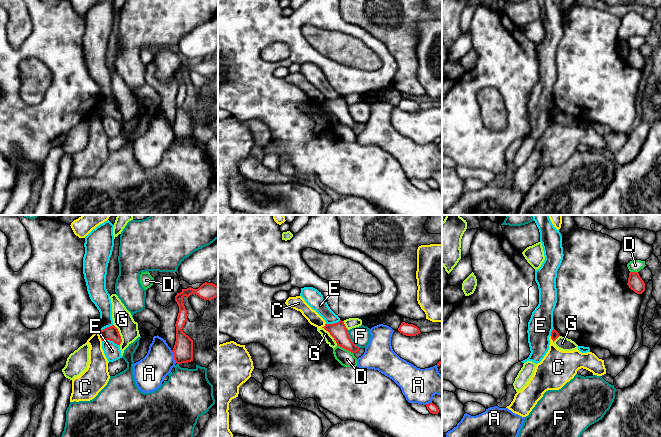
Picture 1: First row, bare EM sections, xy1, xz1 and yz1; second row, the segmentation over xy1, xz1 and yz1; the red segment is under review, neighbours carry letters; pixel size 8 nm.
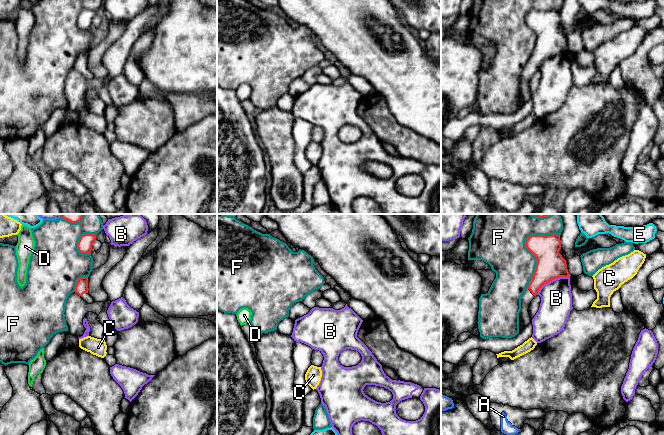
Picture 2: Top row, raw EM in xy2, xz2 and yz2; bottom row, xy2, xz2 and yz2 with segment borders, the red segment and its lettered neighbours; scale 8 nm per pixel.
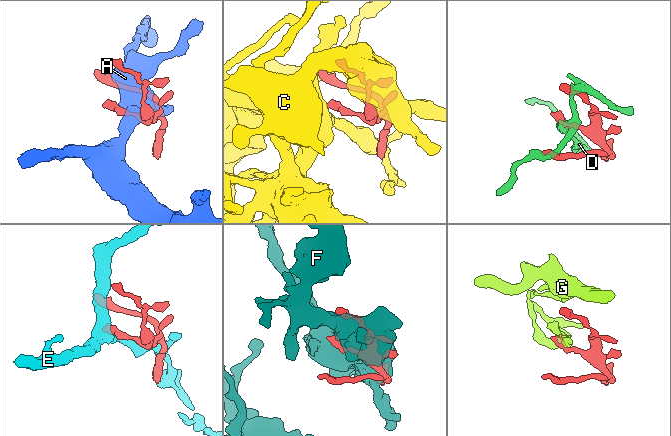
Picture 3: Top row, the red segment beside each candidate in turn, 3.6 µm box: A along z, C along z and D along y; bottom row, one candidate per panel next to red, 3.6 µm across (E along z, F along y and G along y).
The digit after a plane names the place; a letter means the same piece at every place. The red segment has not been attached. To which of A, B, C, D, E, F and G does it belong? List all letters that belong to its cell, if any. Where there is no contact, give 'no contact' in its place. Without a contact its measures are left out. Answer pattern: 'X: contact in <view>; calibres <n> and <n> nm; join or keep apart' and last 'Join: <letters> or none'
A: contact in xy1; calibres 160 and 260 nm; keep apart
B: contact in yz2; calibres 220 and 260 nm; keep apart
C: contact in xy1; calibres 120 and 160 nm; keep apart
D: contact in xz1; calibres 140 and 130 nm; keep apart
E: contact in xy1; calibres 120 and 130 nm; keep apart
F: contact in yz2; calibres 220 and 360 nm; keep apart
G: contact in xy1; calibres 120 and 160 nm; keep apart
Join: none

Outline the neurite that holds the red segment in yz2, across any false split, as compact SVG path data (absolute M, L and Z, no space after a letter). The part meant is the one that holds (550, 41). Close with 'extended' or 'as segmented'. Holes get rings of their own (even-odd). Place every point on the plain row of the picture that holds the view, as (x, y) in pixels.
M531 11L526 15L525 21L528 27L537 34L537 40L533 53L522 71L519 108L531 98L528 85L539 65L556 54L570 51L566 36L559 29L561 25L560 11Z; extended

